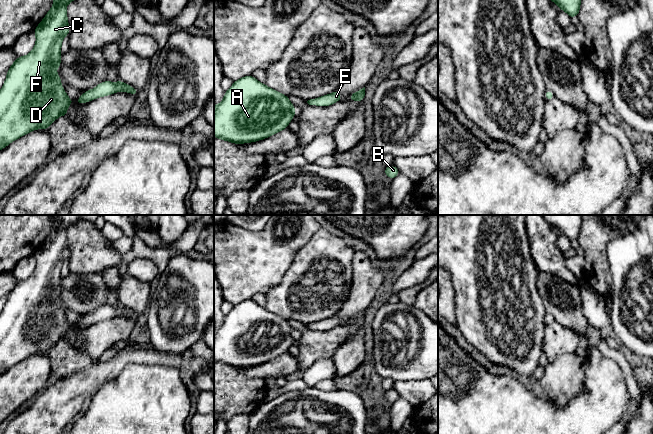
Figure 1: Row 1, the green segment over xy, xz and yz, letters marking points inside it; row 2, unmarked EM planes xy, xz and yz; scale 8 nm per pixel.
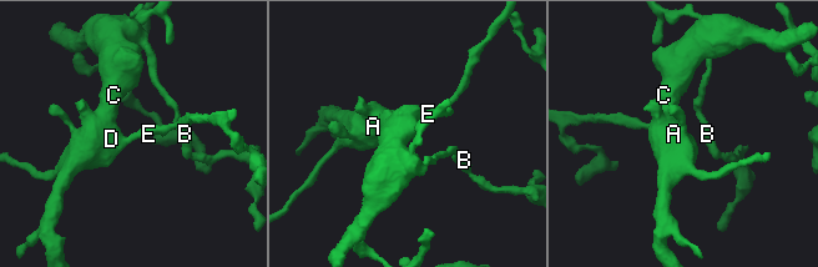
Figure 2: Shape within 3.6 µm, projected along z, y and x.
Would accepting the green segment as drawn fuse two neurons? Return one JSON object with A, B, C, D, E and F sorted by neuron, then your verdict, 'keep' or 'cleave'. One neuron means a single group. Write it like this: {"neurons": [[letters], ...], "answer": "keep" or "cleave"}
{"neurons": [["A", "B", "C", "D", "E", "F"]], "answer": "keep"}

